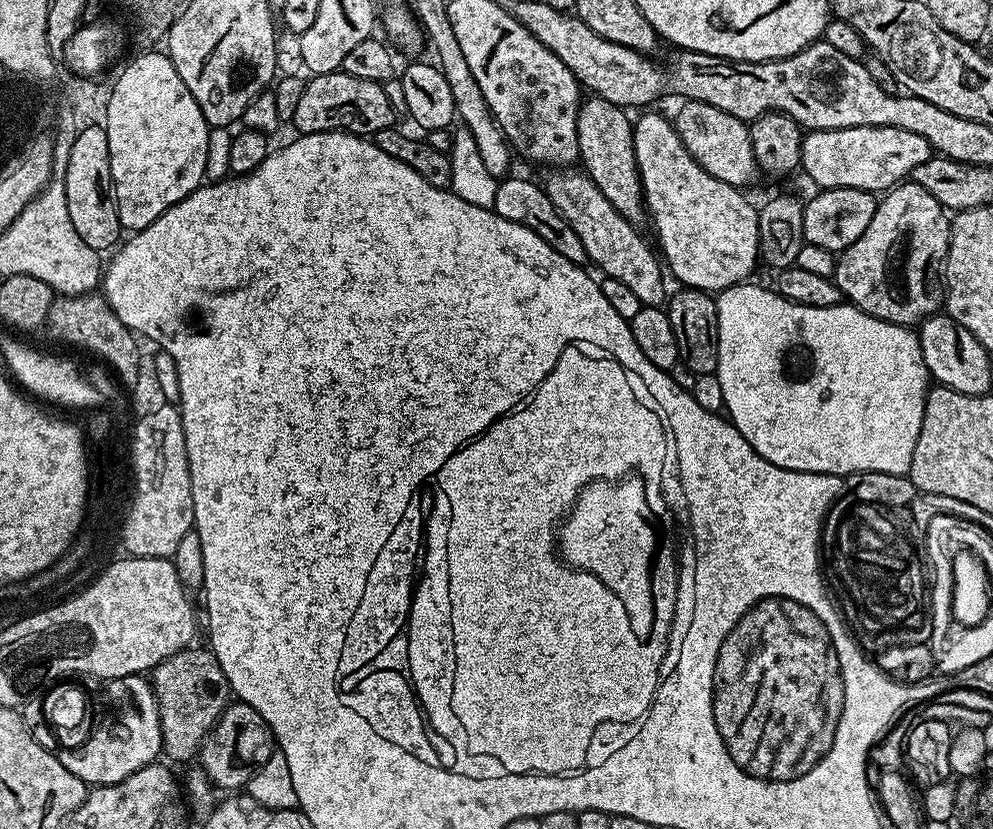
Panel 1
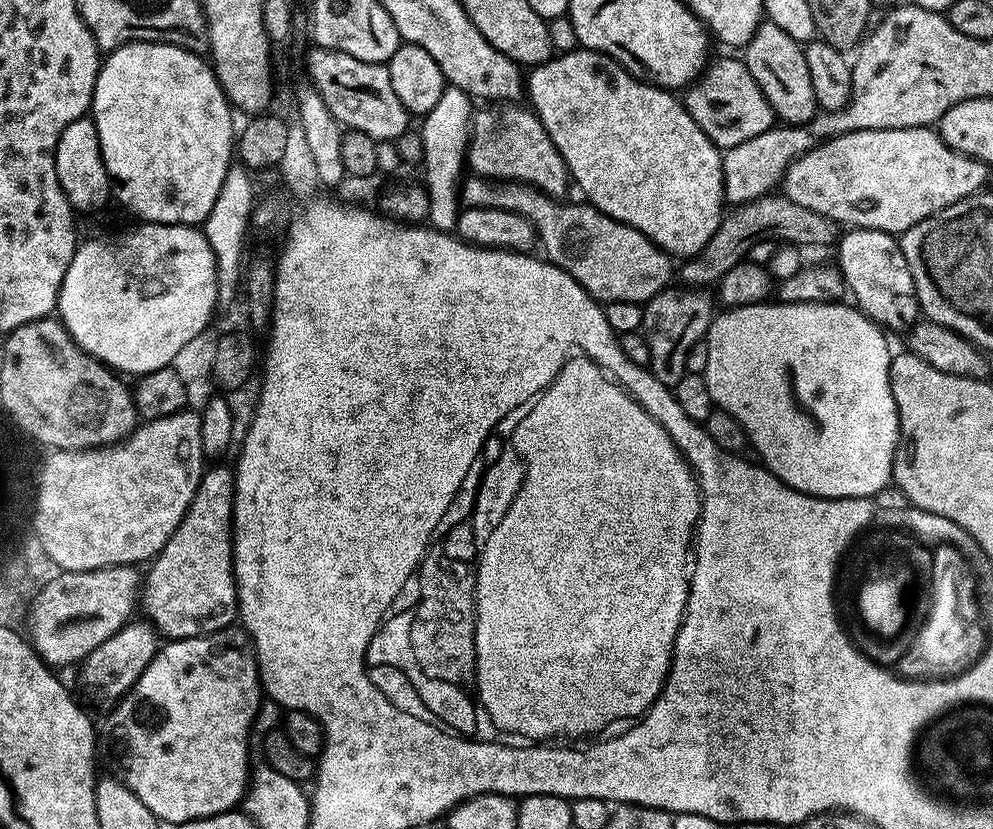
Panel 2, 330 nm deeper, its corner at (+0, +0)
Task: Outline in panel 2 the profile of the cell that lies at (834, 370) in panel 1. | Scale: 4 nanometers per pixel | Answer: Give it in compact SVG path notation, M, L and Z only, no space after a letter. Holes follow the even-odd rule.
M765 302L751 304L741 308L729 308L721 311L708 327L708 357L706 370L702 373L706 386L710 386L710 398L719 411L738 418L742 430L748 436L748 444L760 457L759 463L775 474L789 488L805 492L811 496L821 496L837 500L838 498L873 498L884 487L893 483L892 463L896 457L896 447L900 441L900 423L894 394L890 390L888 375L892 365L893 349L888 349L885 329L864 315L859 308L848 302L831 304L782 304Z

